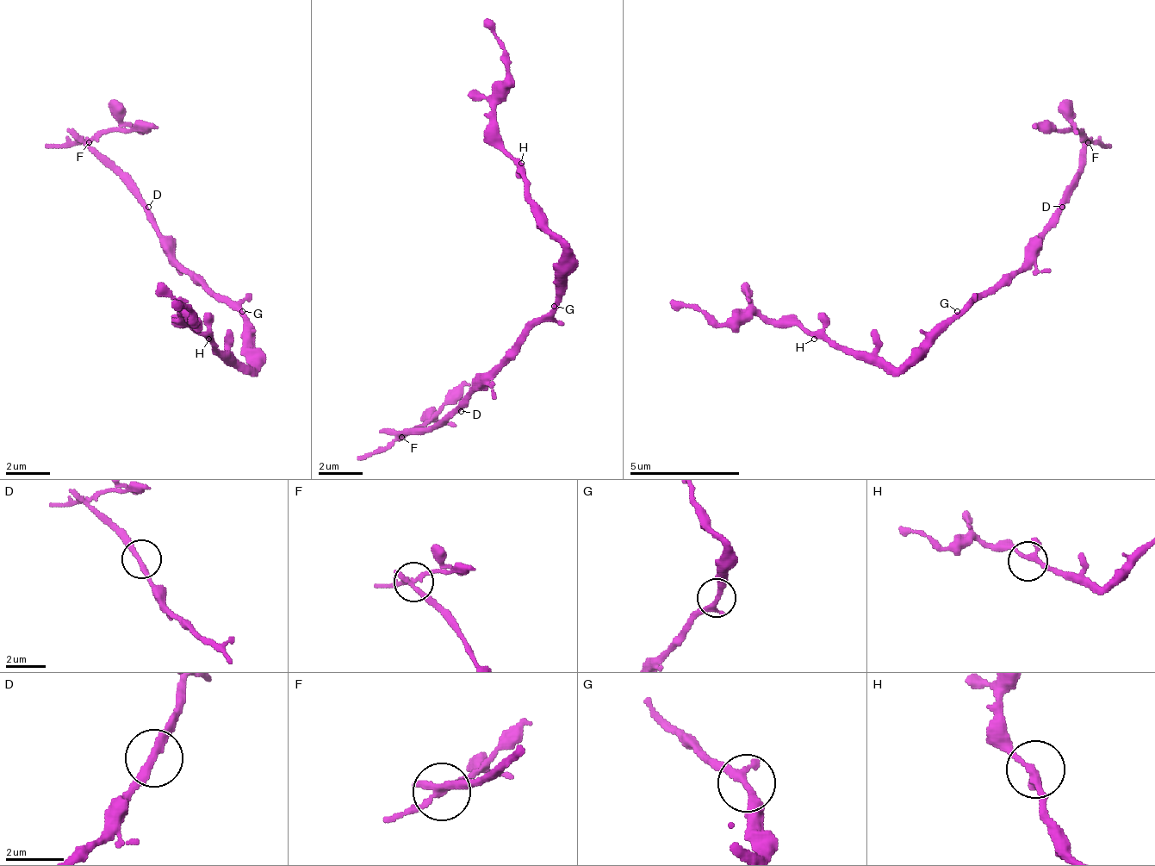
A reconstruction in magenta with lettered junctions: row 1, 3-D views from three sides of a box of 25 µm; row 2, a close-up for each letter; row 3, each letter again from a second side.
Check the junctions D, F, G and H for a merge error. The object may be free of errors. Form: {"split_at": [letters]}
{"split_at": ["F"]}

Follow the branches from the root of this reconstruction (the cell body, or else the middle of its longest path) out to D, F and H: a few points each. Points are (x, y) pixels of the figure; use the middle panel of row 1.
D: (554, 306), (526, 333), (526, 339), (466, 400), (466, 405), (461, 411)
F: (554, 306), (526, 333), (526, 339), (455, 411), (450, 411), (433, 427), (411, 427), (400, 439)
H: (554, 306), (554, 267), (565, 256), (565, 251), (549, 228), (543, 207), (526, 190), (521, 163)

